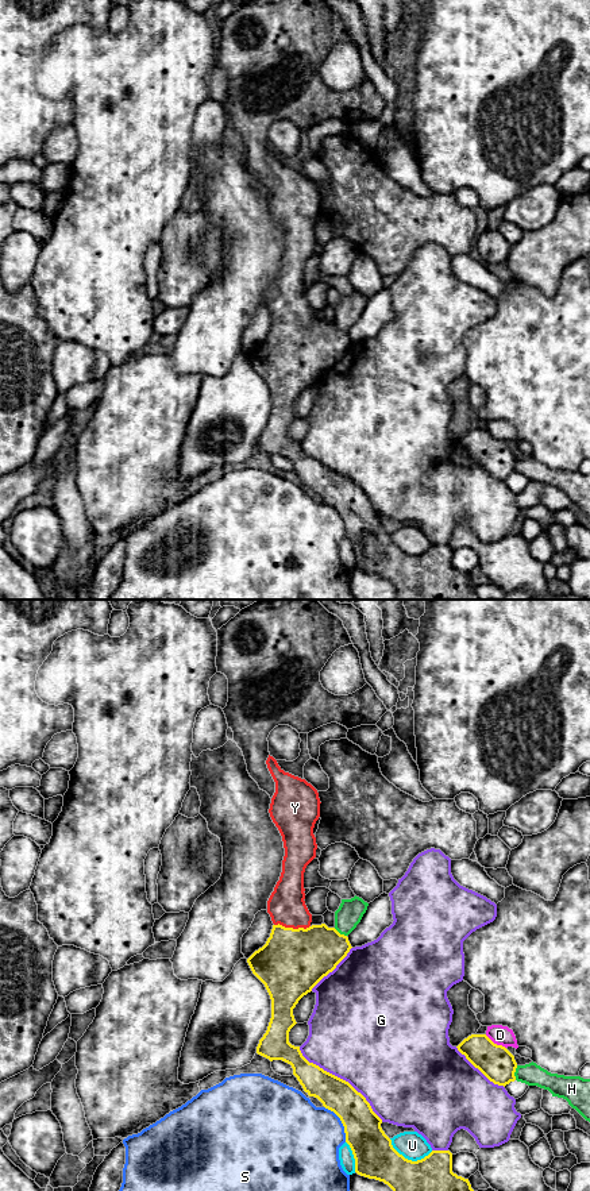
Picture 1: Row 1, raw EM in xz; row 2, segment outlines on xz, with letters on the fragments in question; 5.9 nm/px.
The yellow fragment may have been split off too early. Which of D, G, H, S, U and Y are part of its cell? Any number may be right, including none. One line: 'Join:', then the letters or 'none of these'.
Join: Y

